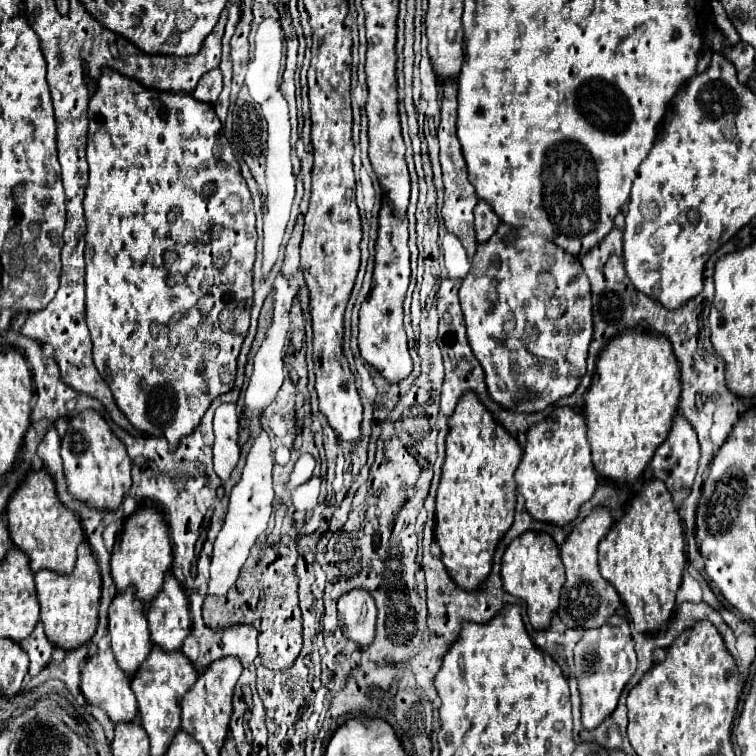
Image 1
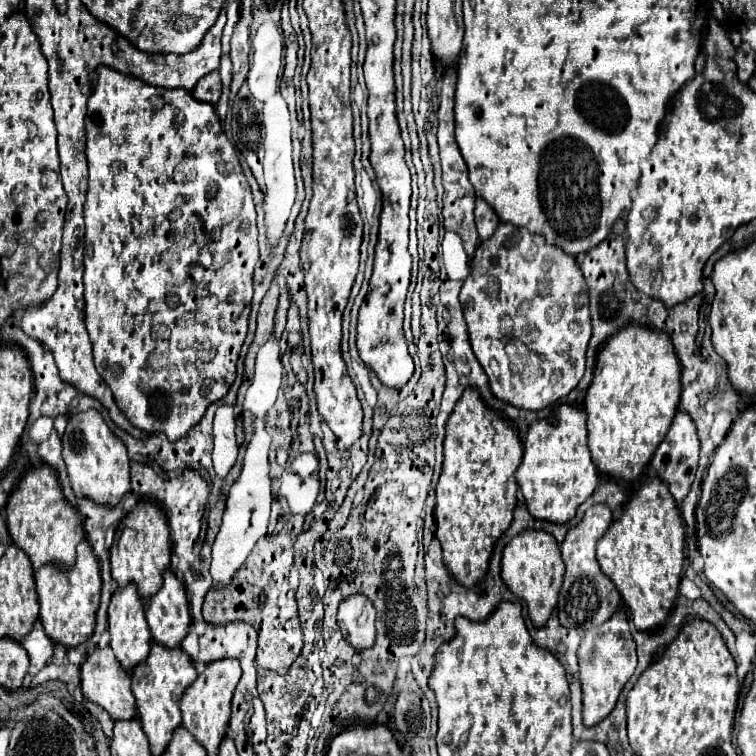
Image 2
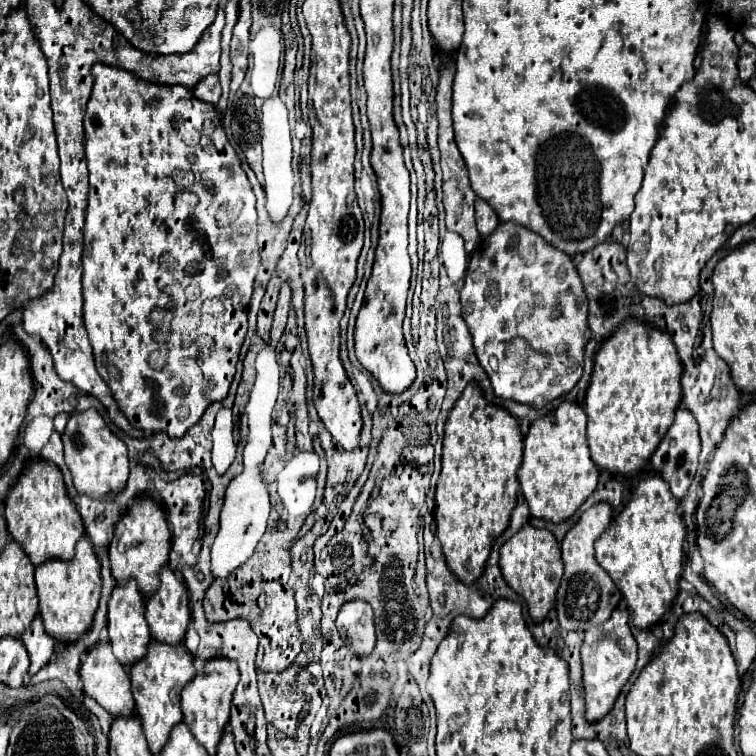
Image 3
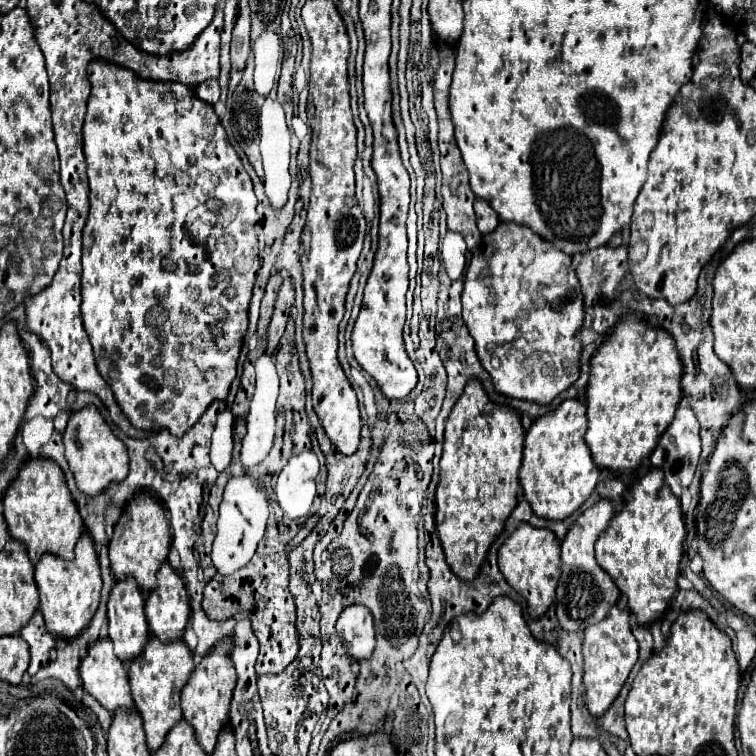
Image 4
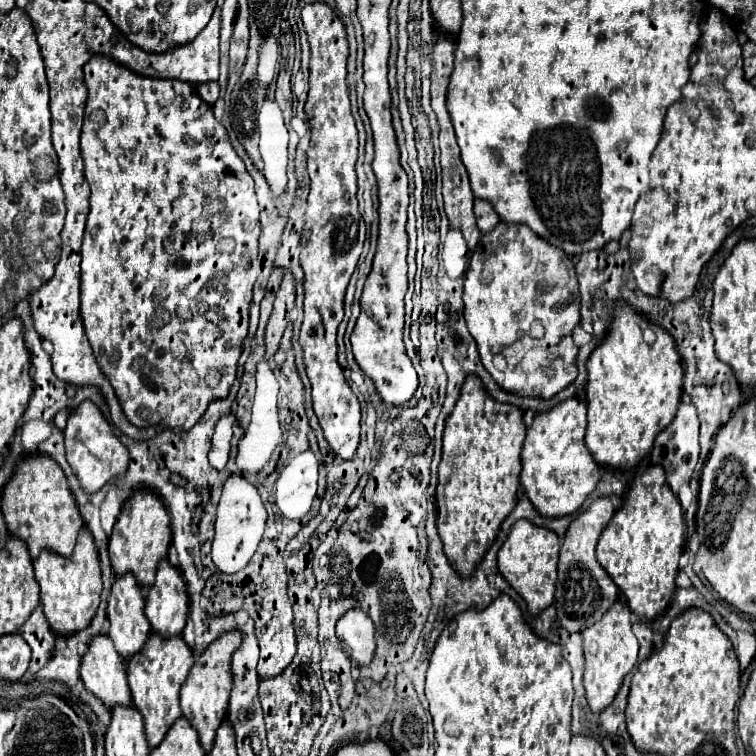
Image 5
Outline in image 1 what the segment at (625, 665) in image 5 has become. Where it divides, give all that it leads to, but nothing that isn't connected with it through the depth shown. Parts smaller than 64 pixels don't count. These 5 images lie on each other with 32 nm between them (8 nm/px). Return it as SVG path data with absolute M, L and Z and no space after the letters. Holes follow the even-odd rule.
M614 614L604 626L586 630L576 646L576 678L582 696L582 724L584 728L596 728L606 716L610 716L618 704L618 698L636 670L634 640L630 636L628 620Z

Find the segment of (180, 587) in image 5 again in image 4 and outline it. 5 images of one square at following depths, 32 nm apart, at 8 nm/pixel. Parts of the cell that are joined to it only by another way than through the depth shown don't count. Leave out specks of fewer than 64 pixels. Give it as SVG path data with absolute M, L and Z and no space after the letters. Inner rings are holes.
M168 562L160 566L156 578L158 584L146 600L150 630L156 638L162 640L182 638L190 616L190 598L186 592L186 584Z

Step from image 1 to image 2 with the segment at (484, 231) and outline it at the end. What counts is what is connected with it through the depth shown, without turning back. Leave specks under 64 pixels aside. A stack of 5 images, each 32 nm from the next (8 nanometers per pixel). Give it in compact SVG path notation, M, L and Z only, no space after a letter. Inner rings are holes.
M476 198L476 228L478 228L478 236L480 240L486 240L488 236L492 236L492 232L496 230L496 226L500 224L496 212L482 200L482 198Z

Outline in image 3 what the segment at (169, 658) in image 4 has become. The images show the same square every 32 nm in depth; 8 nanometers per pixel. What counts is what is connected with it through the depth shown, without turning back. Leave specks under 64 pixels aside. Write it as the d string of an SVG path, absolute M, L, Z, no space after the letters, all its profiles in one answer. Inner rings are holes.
M152 640L148 644L148 652L142 660L130 666L130 680L132 680L132 696L136 700L136 714L142 720L142 728L148 740L148 748L152 754L160 752L160 746L166 744L170 730L182 720L180 710L180 692L184 684L196 674L194 658L184 648L184 644L162 644Z

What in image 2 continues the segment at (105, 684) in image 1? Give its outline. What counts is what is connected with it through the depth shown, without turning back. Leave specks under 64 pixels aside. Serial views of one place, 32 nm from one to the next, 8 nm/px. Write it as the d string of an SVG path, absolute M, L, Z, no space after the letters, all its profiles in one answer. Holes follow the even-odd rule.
M96 648L86 662L80 668L80 678L82 678L82 692L88 700L96 702L98 706L102 706L112 720L130 720L136 716L136 702L134 702L134 694L130 690L130 674L120 666L120 662L114 658L112 648Z

